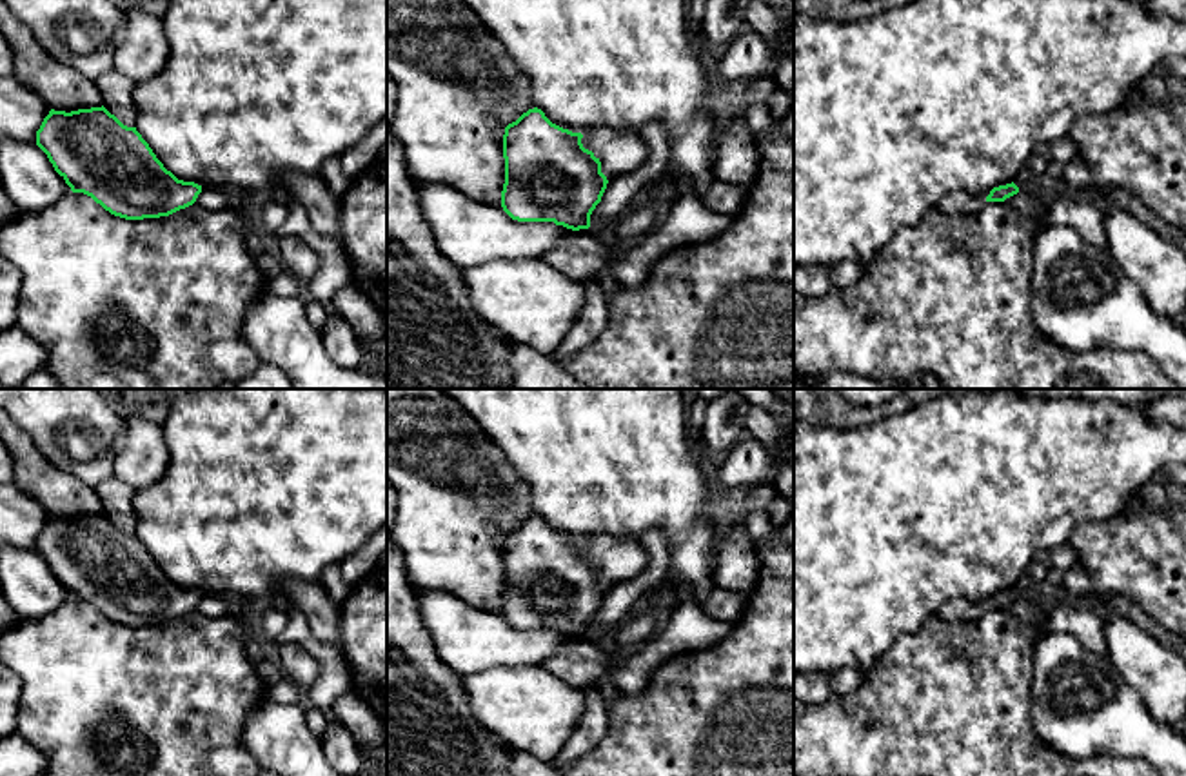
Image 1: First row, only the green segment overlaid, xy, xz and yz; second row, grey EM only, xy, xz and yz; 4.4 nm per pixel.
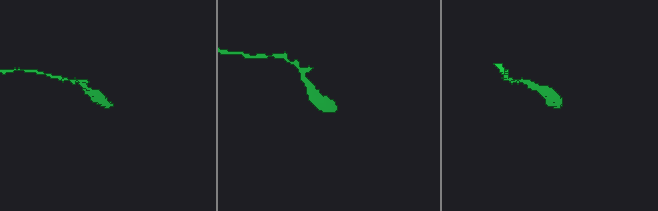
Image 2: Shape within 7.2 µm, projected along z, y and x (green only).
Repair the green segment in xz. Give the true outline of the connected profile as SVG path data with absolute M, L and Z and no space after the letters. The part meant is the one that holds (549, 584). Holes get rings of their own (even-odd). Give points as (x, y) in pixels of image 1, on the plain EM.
M538 514L505 534L503 618L518 629L588 636L607 591L648 565L641 540L599 536L583 542L552 531Z

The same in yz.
M1013 589L1006 591L1006 592L993 594L988 603L970 602L966 598L955 598L939 609L935 618L941 622L946 622L946 623L974 622L986 609L1004 609L1006 605L1010 605L1017 600L1019 600L1019 594Z

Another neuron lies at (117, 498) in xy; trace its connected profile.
M120 478L104 480L96 492L102 500L104 514L114 522L124 532L136 532L136 512L133 507L134 491Z

